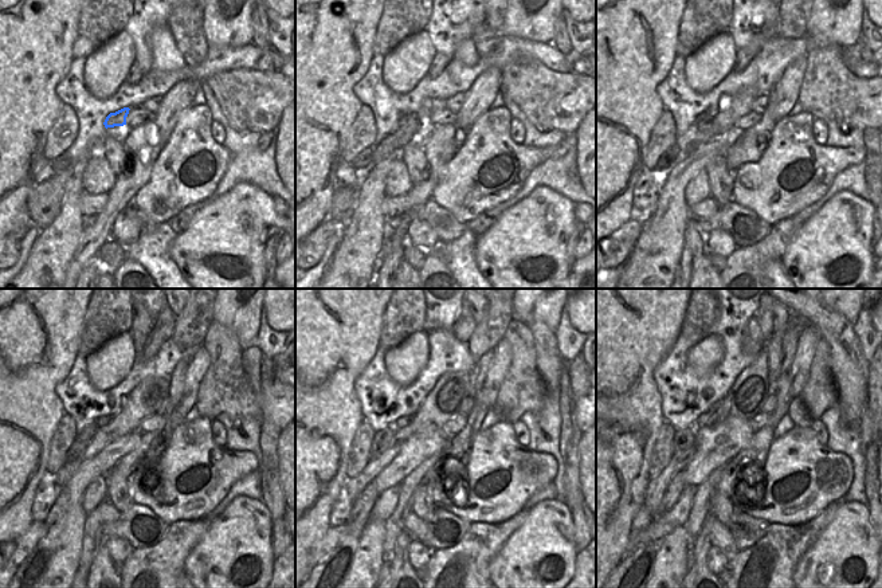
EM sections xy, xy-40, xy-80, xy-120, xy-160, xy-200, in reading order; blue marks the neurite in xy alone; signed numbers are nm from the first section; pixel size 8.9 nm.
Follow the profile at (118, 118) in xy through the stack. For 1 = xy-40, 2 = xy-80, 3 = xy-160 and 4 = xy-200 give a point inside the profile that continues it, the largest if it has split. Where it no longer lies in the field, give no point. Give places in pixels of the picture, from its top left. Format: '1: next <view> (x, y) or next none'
1: next xy-40 (408, 125)
2: next xy-80 (686, 141)
3: next xy-160 (403, 422)
4: next xy-200 (706, 419)

